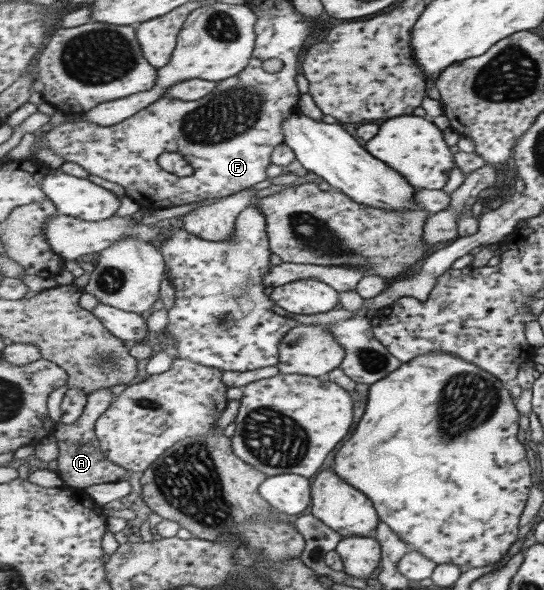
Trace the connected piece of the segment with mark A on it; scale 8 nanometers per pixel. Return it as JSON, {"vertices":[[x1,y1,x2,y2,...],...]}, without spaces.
{"vertices":[[106,387,90,393,82,416,74,424,64,424,61,421,56,424,54,436,58,445,57,471,65,480,67,486,86,489,98,484,116,482,127,476,128,469,112,462,100,448,100,439,96,436,96,423,99,418,112,406,116,397,112,394,112,388]]}

